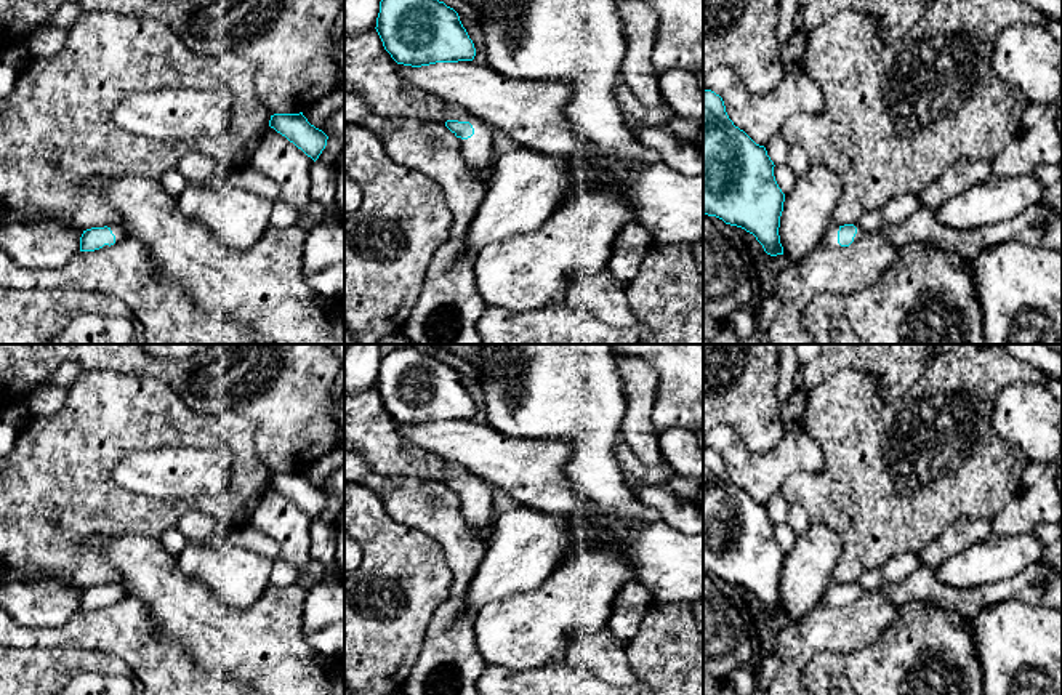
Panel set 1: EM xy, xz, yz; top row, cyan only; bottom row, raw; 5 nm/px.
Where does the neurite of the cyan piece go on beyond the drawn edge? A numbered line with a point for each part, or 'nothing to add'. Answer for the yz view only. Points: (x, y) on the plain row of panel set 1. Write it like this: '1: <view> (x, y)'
1: yz (830, 599)

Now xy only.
1: xy (117, 588)

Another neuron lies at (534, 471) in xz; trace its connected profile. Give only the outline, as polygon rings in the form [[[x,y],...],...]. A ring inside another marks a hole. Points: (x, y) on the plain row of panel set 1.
[[[473,420],[436,421],[421,426],[397,423],[397,431],[404,442],[465,468],[493,488],[505,490],[521,506],[569,519],[588,509],[588,503],[567,474],[567,463],[575,450],[573,440],[509,436],[489,423],[477,424]]]

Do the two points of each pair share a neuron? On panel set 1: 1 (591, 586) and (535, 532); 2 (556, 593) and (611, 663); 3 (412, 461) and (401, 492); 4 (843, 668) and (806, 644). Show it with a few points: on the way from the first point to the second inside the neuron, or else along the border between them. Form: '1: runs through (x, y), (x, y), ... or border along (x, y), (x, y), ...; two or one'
1: border along (598, 542), (588, 542), (575, 548), (539, 586); two
2: border along (606, 626), (599, 631), (582, 634), (566, 655); two
3: border along (370, 466), (385, 474), (430, 478), (442, 484); two
4: border along (857, 652), (817, 652), (800, 678); two

